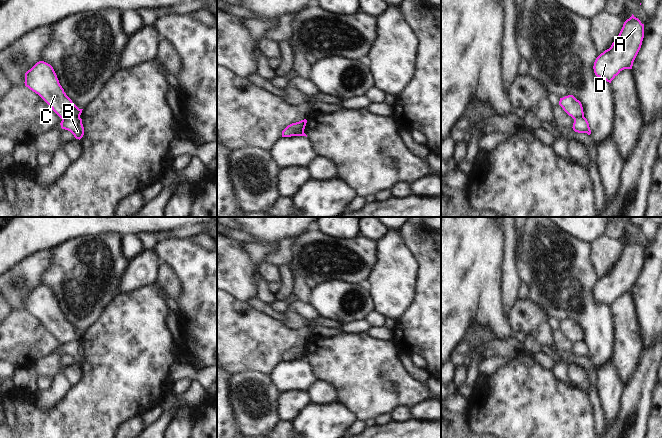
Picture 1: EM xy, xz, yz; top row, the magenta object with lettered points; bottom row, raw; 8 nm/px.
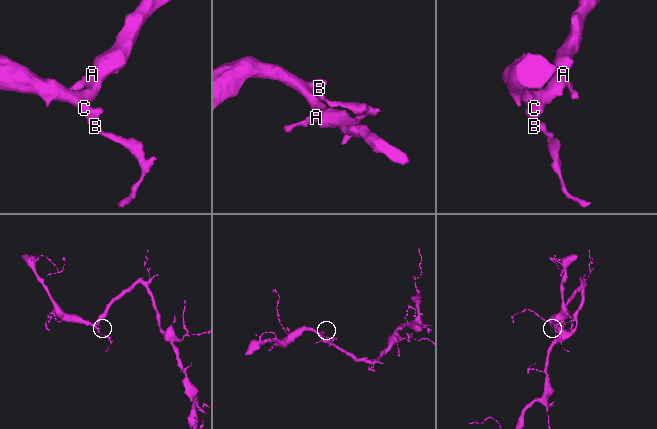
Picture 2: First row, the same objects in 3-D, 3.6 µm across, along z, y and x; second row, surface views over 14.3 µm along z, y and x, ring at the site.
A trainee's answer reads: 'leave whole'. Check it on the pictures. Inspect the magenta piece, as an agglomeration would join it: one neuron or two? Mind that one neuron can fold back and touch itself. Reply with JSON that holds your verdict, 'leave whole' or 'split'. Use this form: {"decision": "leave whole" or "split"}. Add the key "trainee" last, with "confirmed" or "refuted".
{"decision": "split", "trainee": "refuted"}

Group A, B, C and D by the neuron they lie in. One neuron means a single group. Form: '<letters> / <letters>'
A C D / B

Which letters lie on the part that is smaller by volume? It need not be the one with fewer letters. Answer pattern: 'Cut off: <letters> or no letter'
Cut off: B

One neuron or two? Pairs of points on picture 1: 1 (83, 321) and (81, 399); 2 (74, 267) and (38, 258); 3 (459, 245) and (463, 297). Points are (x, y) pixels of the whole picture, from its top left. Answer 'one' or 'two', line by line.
1: two
2: two
3: one

